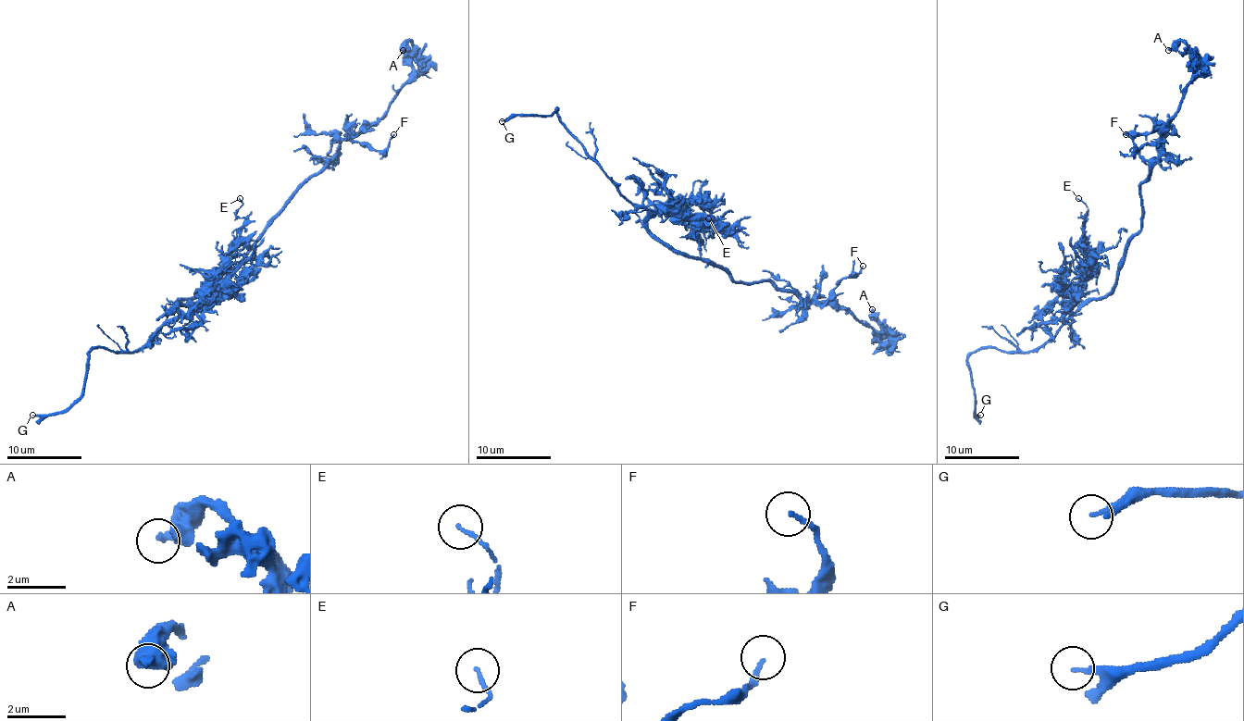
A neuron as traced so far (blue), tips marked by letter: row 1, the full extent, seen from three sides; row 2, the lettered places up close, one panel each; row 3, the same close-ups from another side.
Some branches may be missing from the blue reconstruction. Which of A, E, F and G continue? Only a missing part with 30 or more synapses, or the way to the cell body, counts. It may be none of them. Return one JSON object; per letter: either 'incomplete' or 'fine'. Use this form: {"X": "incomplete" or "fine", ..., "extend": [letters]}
{"A": "fine", "E": "fine", "F": "fine", "G": "incomplete", "extend": ["G"]}

